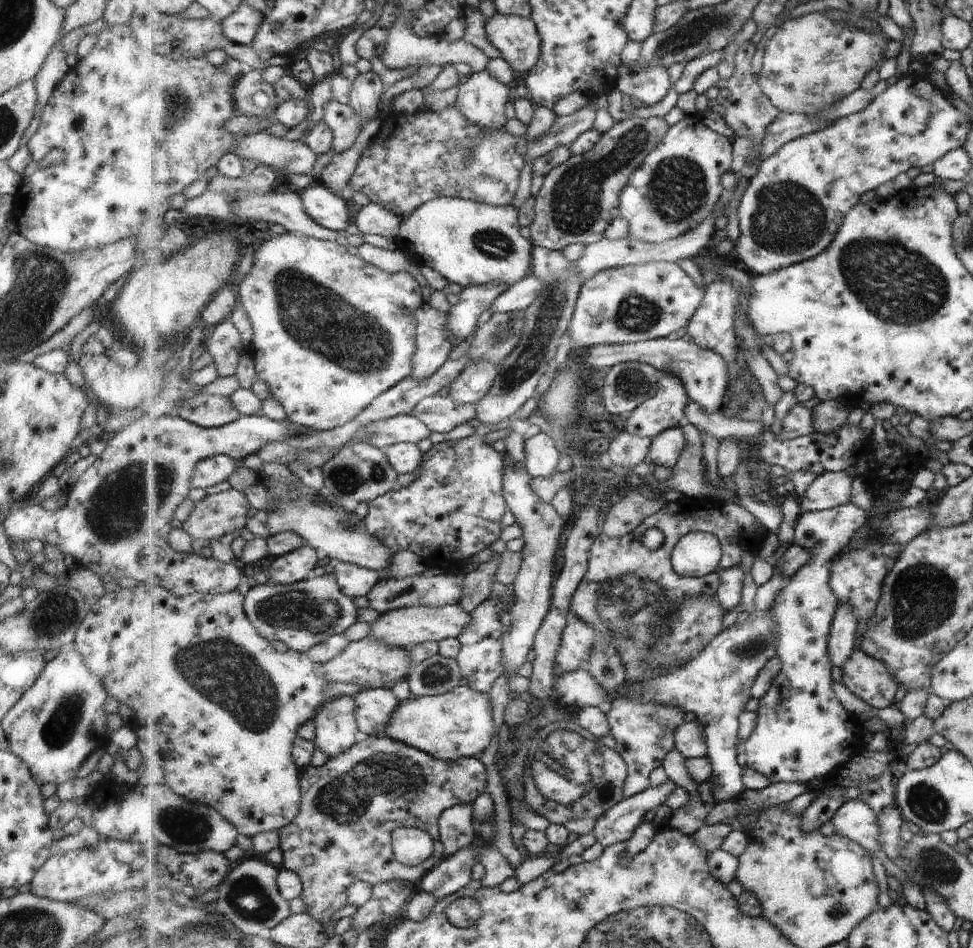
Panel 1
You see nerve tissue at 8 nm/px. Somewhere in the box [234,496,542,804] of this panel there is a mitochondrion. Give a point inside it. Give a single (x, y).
(312, 611)

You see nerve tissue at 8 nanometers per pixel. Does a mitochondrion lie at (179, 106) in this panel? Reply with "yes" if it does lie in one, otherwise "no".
yes

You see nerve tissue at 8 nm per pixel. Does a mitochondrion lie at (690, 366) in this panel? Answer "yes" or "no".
no

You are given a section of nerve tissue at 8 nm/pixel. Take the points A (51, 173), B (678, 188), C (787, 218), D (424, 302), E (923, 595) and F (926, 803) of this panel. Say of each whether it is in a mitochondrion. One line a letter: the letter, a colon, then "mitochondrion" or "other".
A: other
B: mitochondrion
C: mitochondrion
D: other
E: mitochondrion
F: mitochondrion

